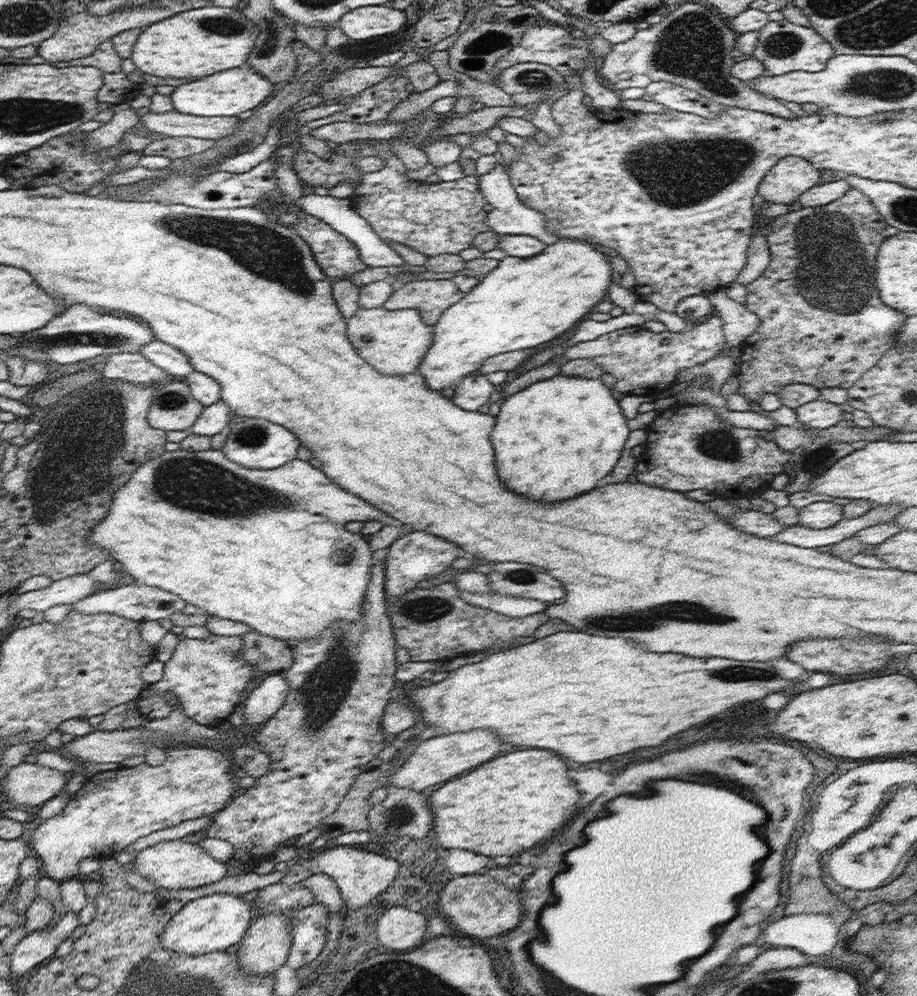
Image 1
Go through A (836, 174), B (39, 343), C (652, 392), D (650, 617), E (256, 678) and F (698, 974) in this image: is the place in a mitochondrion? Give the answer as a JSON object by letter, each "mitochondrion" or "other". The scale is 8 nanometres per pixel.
{"A":"other","B":"mitochondrion","C":"other","D":"mitochondrion","E":"other","F":"other"}

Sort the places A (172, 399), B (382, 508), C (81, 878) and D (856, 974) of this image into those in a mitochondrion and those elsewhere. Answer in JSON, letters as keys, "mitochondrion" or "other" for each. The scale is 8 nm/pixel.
{"A":"mitochondrion","B":"other","C":"other","D":"other"}

